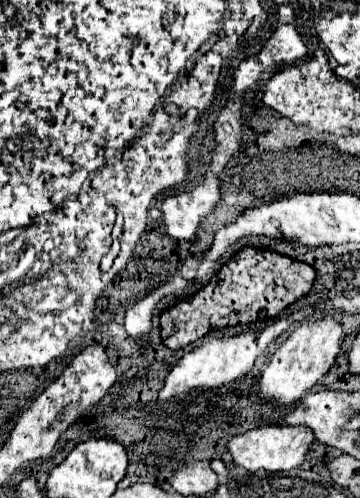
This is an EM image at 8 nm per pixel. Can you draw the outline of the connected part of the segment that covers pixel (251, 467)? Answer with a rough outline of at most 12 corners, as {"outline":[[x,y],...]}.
{"outline":[[259,425],[227,443],[247,471],[289,471],[305,461],[309,427]]}

